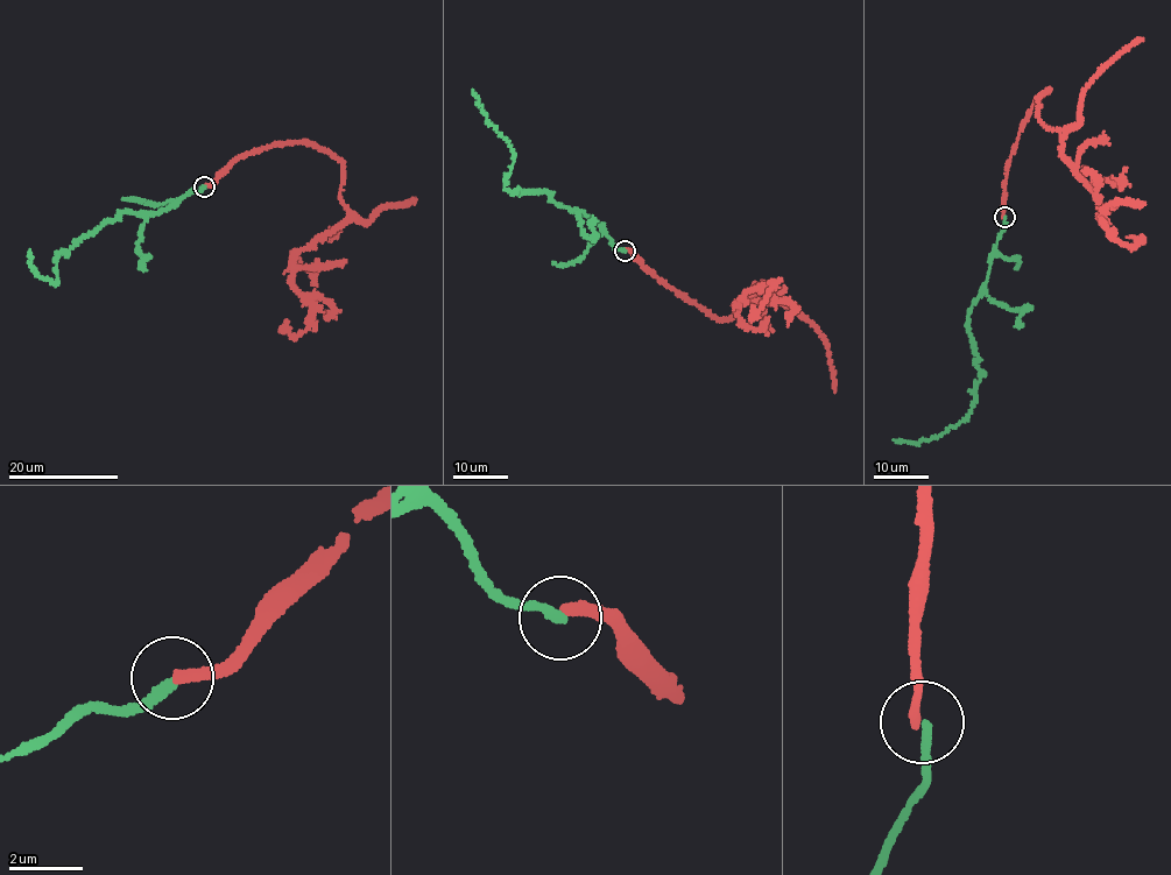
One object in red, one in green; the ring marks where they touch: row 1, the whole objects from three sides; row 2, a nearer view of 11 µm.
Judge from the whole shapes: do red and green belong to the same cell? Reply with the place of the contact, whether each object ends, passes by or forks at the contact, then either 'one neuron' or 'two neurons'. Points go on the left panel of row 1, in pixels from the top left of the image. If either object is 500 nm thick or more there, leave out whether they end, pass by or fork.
(204, 187) | red ends | green ends | two neurons

